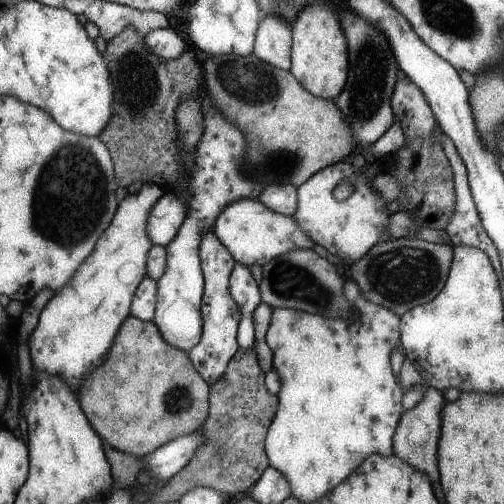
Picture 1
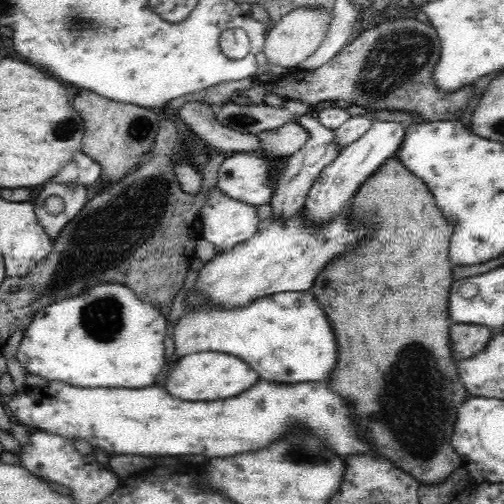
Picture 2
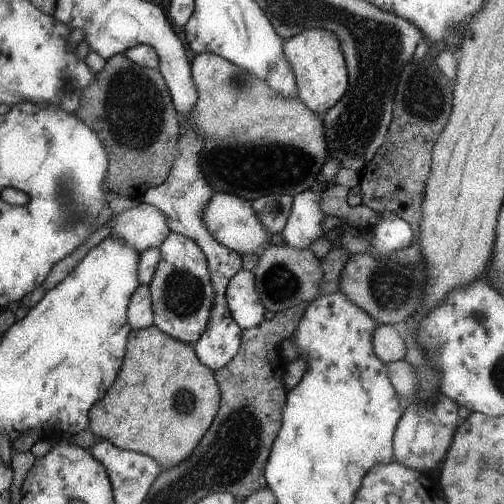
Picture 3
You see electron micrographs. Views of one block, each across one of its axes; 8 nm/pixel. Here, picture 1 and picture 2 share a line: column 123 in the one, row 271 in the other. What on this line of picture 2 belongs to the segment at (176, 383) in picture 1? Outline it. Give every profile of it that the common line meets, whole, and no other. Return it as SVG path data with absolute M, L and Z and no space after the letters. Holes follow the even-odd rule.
M396 150L388 160L384 160L384 164L380 164L380 168L376 172L372 172L372 176L368 176L368 180L364 180L364 184L360 184L352 196L352 204L350 204L350 216L352 220L358 220L362 224L368 226L366 234L358 240L358 244L354 246L354 250L350 252L342 252L340 256L334 256L332 260L326 262L326 266L318 272L318 276L314 278L314 286L310 288L314 300L324 308L324 312L328 314L328 320L332 320L332 328L336 328L336 338L340 344L340 364L336 368L336 372L330 378L330 386L332 390L340 392L352 406L356 412L356 424L358 430L364 428L364 432L368 432L370 440L376 444L374 452L378 450L382 456L390 458L392 464L404 472L408 472L412 478L416 478L420 484L426 486L434 486L444 482L460 464L462 458L458 456L458 452L452 446L452 434L454 434L454 422L456 422L456 410L458 406L466 400L466 388L462 384L462 378L458 374L458 362L452 356L450 350L450 314L448 314L448 300L450 300L450 290L454 284L454 266L450 262L450 240L454 234L454 224L450 224L444 218L444 212L440 212L440 206L436 204L432 192L428 190L428 186L424 184L422 178L418 178L416 174L412 174L406 164L402 164L400 158L400 150Z

